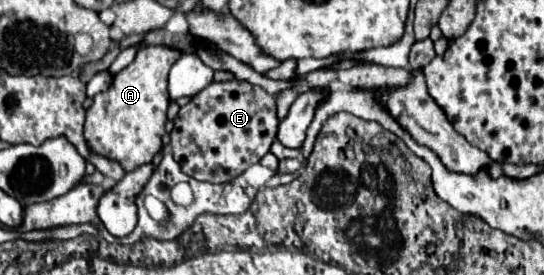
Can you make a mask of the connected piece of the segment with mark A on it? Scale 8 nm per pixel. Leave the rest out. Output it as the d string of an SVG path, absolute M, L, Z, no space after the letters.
M160 45L140 47L136 59L114 75L110 87L94 97L92 107L86 111L84 137L92 153L118 161L124 171L150 163L162 149L162 135L166 133L168 97L168 71L178 61L180 51Z

